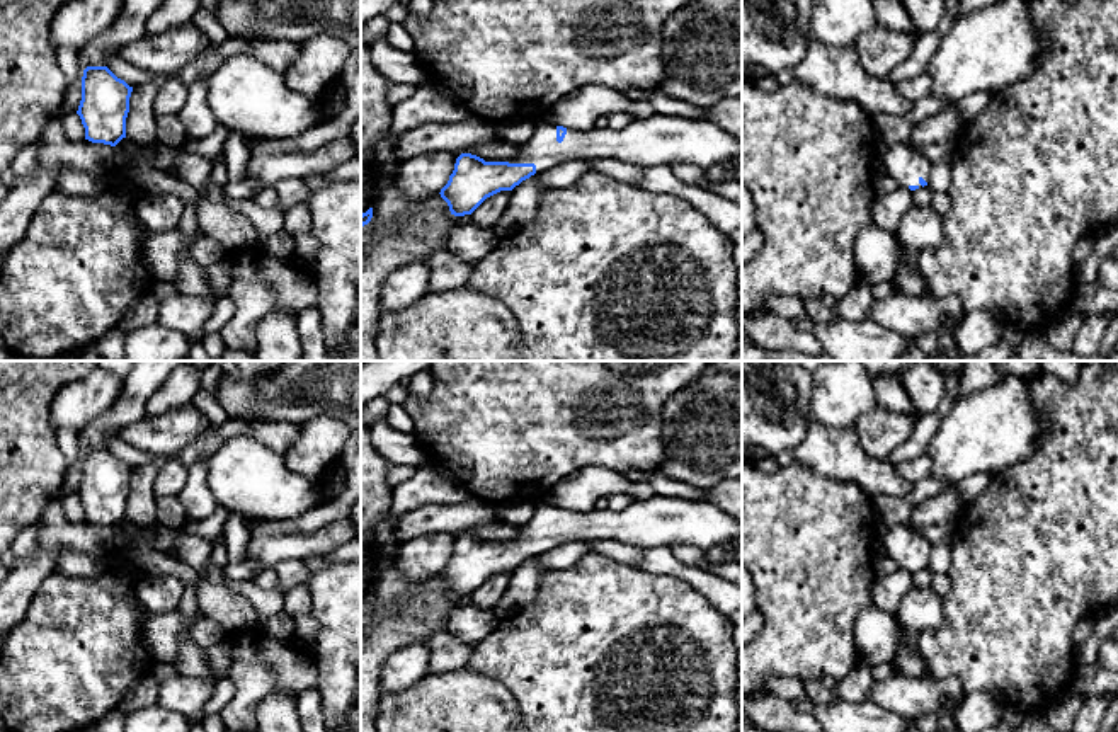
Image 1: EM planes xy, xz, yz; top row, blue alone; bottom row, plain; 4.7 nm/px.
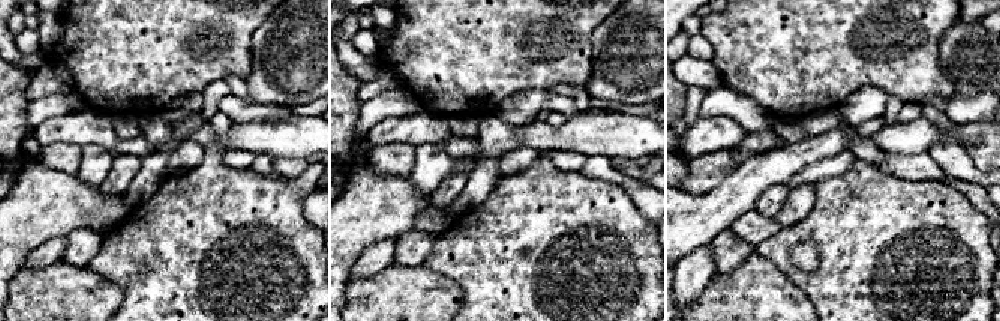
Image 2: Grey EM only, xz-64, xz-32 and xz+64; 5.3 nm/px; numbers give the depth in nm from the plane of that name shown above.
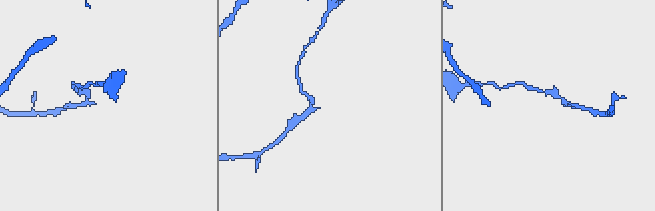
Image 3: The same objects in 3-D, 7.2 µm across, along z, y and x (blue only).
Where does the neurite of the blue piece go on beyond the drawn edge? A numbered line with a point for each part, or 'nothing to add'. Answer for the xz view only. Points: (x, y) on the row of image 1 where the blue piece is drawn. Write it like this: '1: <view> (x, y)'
1: xz (661, 140)

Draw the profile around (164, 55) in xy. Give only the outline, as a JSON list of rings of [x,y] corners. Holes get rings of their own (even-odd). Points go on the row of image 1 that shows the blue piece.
[[[189,20],[157,36],[145,34],[123,46],[117,54],[153,78],[172,78],[209,44],[206,34]]]

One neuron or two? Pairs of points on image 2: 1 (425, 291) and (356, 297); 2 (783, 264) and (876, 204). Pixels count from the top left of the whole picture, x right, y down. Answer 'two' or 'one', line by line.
1: one
2: one

